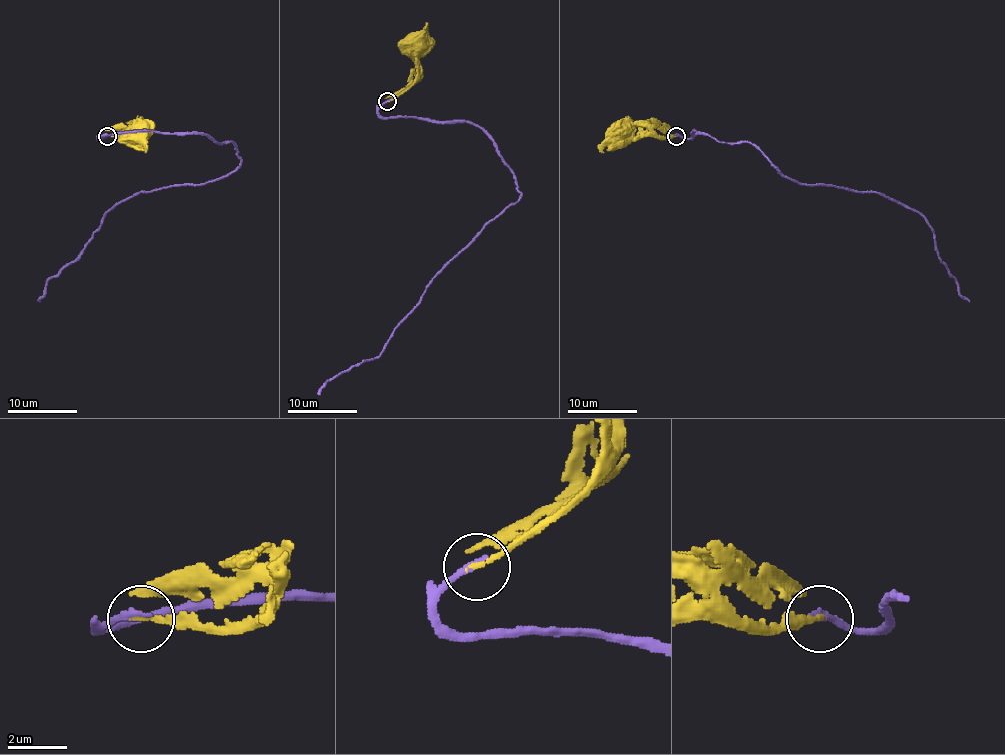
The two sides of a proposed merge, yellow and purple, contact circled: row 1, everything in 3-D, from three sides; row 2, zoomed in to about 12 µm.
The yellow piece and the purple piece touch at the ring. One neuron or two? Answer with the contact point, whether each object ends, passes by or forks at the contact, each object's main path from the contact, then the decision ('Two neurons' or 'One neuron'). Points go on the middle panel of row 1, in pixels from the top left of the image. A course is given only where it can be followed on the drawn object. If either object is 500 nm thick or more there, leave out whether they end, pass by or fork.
Place: (387, 101). At the ring yellow ends. At the ring purple ends. Course of yellow: (387, 101), (401, 94), (415, 80), (415, 49), (418, 45). Course of purple: (387, 101), (382, 117), (475, 124), (521, 196), (434, 278), (373, 359), (326, 382), (319, 394). One neuron

